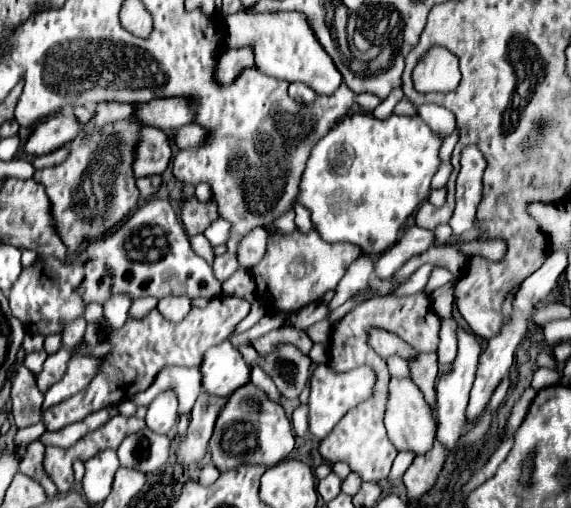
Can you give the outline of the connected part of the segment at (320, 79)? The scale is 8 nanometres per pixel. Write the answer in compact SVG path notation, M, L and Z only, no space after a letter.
M267 13L253 25L253 51L257 69L275 79L301 81L309 85L317 95L331 95L341 85L341 73L333 65L331 57L317 43L307 19L297 13Z

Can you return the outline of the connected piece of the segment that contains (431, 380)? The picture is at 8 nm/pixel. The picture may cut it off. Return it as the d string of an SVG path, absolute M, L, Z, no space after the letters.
M436 352L417 353L409 359L409 373L411 381L421 389L425 401L435 411L437 395L435 395L435 379L438 375L438 357Z

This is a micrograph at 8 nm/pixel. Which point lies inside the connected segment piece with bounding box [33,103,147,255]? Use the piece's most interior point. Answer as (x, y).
(93, 190)

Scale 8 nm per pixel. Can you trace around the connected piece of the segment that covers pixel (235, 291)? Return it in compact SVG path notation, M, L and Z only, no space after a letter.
M240 267L223 283L223 294L243 297L249 303L255 301L255 283L253 282L253 278L253 275L249 271Z

